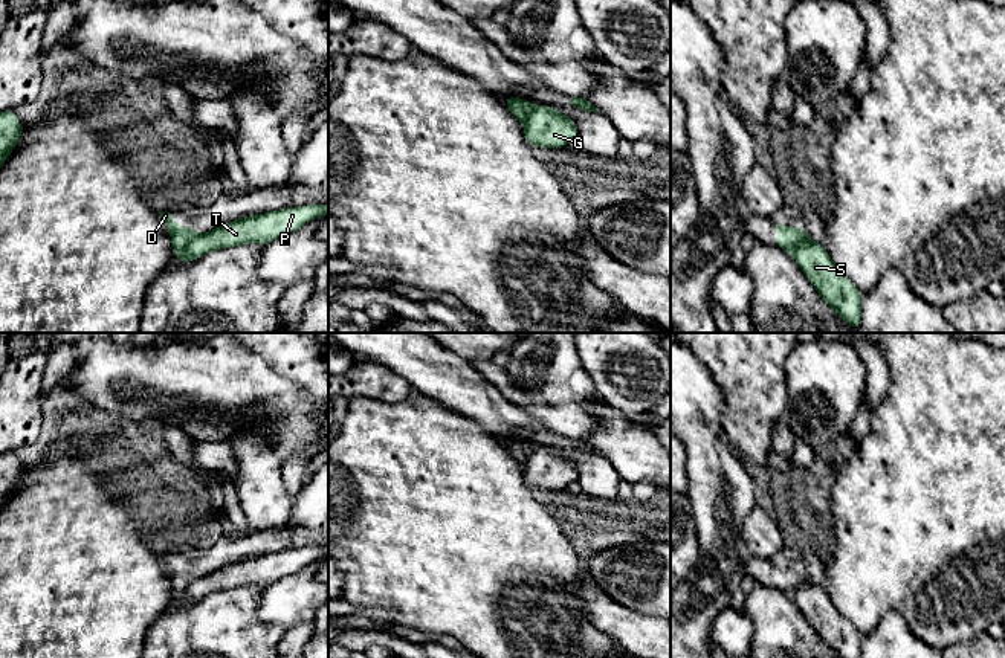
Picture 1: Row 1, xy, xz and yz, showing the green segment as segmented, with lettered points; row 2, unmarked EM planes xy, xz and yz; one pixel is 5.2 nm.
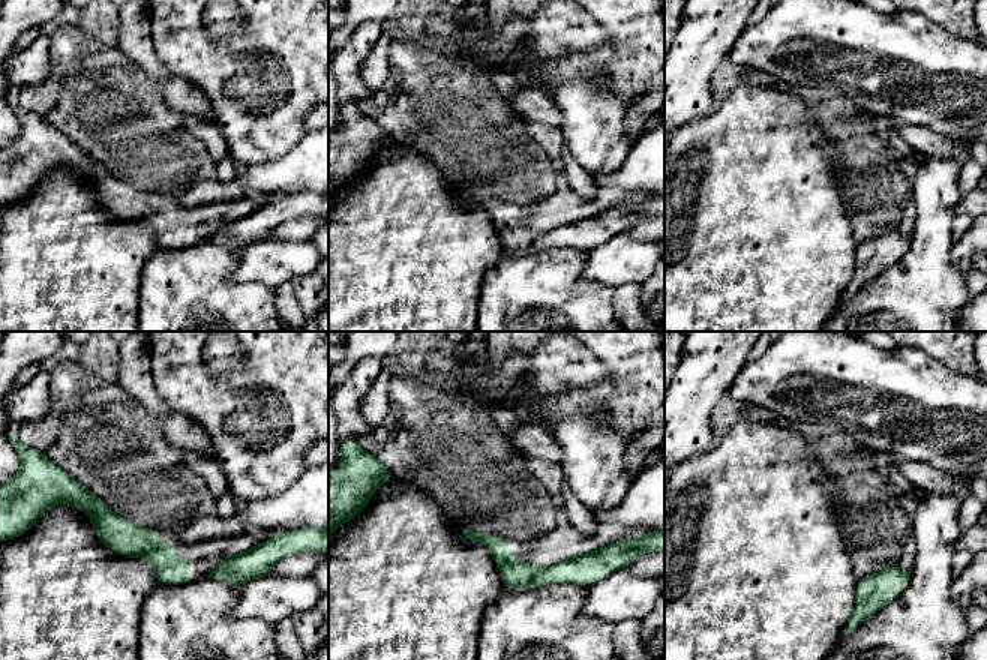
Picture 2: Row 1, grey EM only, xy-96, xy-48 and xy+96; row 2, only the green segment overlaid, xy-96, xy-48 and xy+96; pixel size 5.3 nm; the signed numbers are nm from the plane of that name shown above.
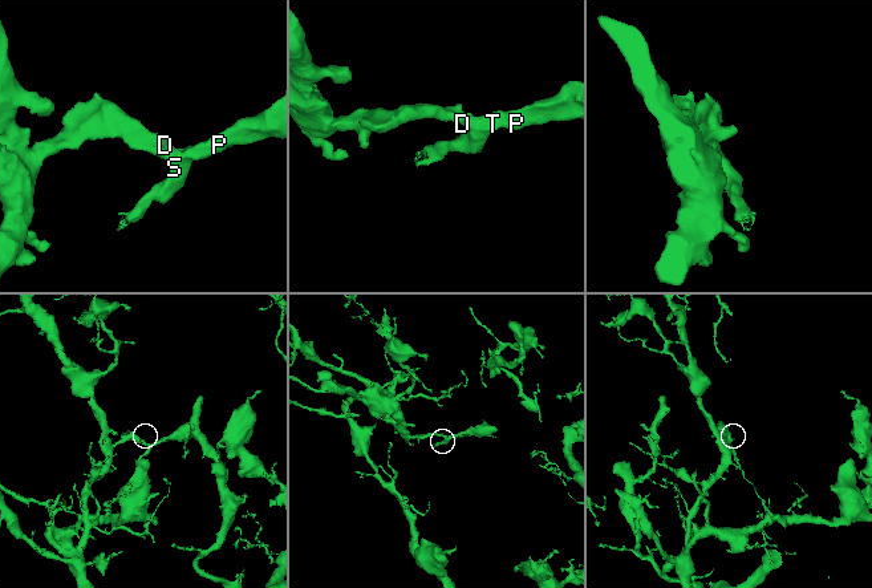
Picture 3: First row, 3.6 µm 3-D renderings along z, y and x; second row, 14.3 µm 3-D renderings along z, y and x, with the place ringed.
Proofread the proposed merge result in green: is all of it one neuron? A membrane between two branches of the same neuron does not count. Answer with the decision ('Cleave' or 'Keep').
Cleave

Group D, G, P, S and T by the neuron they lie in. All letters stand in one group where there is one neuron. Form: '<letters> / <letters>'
D / G P S T

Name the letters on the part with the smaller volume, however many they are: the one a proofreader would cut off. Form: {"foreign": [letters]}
{"foreign": ["G", "P", "S", "T"]}

